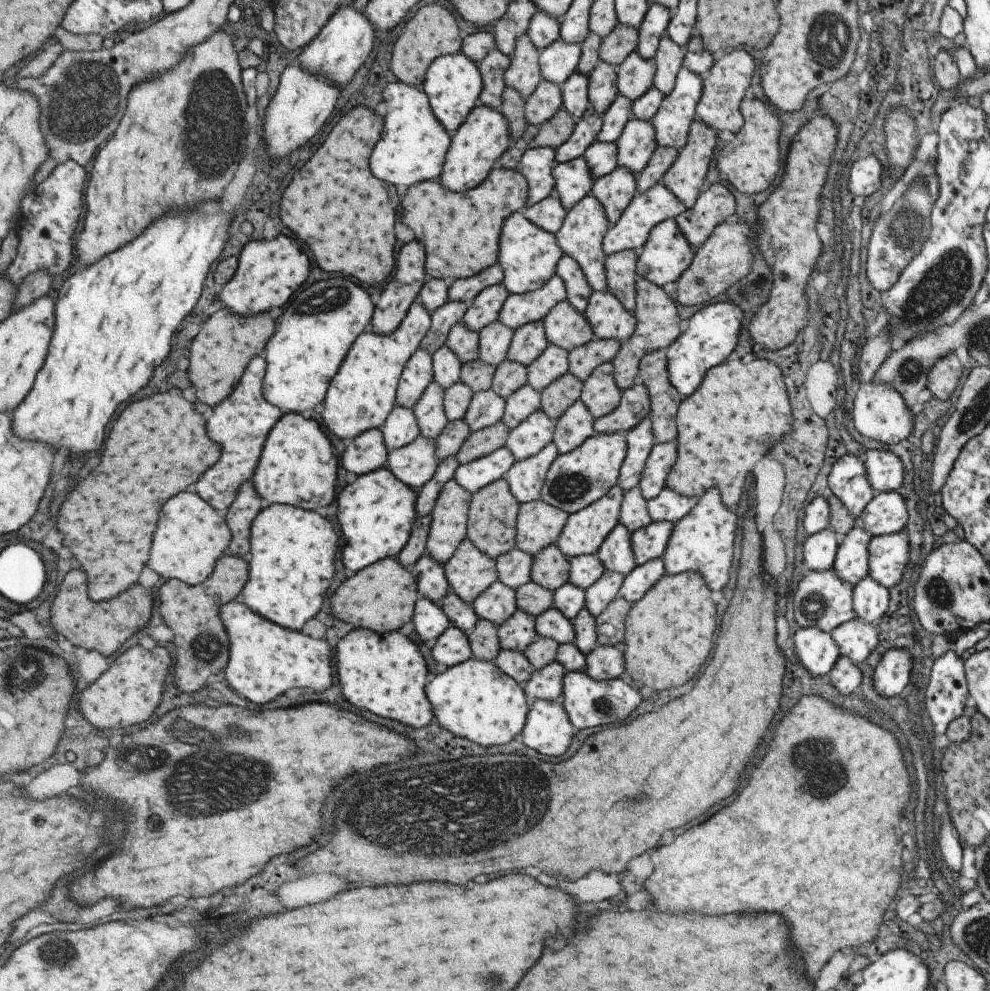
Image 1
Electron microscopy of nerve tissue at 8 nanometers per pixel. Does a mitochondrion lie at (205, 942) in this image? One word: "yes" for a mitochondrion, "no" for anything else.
no

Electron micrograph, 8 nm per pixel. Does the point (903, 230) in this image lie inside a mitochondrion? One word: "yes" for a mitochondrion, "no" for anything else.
yes

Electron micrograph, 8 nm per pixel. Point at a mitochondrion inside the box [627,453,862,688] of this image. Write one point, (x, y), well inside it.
(811, 607)

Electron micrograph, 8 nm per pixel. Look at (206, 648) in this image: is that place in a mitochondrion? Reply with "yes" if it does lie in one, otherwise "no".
yes

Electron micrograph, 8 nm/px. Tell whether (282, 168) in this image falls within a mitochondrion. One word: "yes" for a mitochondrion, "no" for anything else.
no

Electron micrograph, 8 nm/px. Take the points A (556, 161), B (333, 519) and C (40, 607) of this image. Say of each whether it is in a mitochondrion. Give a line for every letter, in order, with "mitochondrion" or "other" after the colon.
A: other
B: other
C: other

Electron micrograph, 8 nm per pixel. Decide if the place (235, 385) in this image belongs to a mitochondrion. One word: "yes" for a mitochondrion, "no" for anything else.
no

